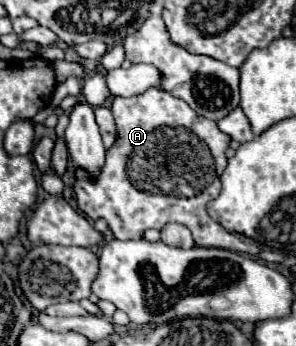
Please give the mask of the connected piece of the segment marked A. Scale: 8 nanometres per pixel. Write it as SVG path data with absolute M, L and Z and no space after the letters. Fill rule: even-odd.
M149 89L129 99L115 97L111 111L117 123L117 143L107 151L105 167L97 181L89 181L85 171L77 171L75 197L89 219L105 219L117 239L141 239L151 227L183 223L199 247L219 247L251 257L259 253L253 241L229 233L207 215L205 205L219 195L225 149L231 143L231 137L221 133L215 121L203 119L185 101L163 89ZM211 145L221 145L221 153L213 153ZM215 155L221 155L223 161L215 161Z

